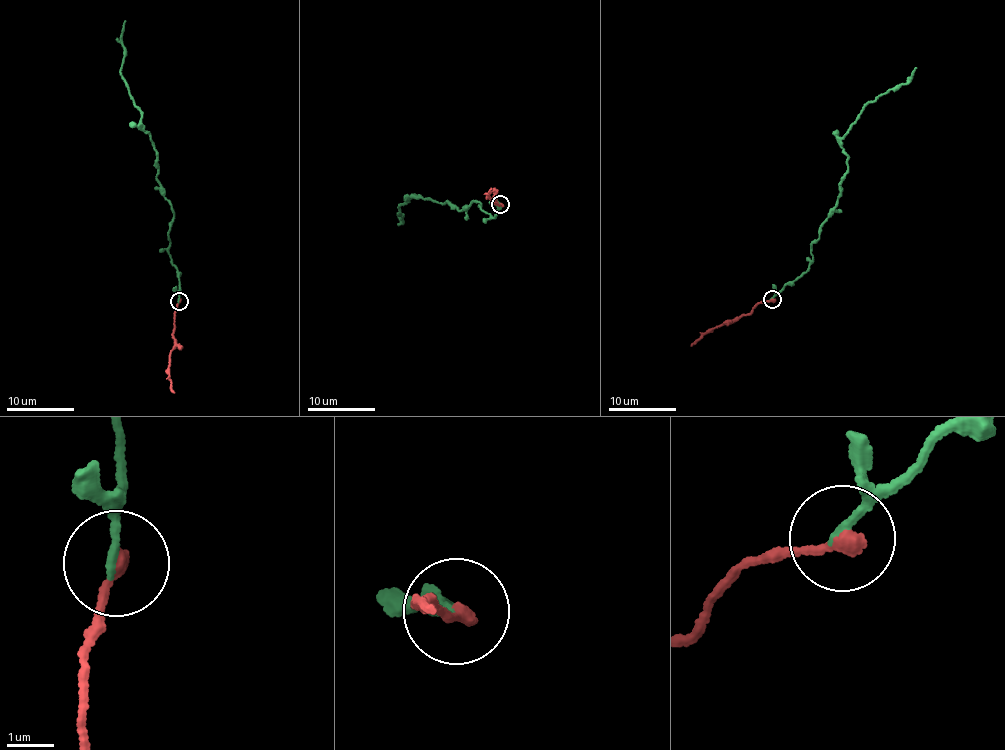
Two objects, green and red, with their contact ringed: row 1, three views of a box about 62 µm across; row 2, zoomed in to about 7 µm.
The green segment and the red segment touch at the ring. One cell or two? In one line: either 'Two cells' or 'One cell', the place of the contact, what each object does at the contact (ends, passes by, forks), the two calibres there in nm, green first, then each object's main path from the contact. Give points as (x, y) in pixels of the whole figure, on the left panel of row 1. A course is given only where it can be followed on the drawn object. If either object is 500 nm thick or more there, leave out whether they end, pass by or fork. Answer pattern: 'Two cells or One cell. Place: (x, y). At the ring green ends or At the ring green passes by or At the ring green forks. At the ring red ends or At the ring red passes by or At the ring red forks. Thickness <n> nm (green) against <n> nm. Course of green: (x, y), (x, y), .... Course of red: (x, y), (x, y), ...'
One cell. Place: (179, 301). At the ring green ends. At the ring red ends. Thickness 190 nm (green) against 320 nm. Course of green: (178, 301), (179, 277), (168, 230), (173, 211), (157, 178), (151, 134), (143, 129), (120, 74), (124, 21). Course of red: (179, 301), (169, 372), (173, 392)

